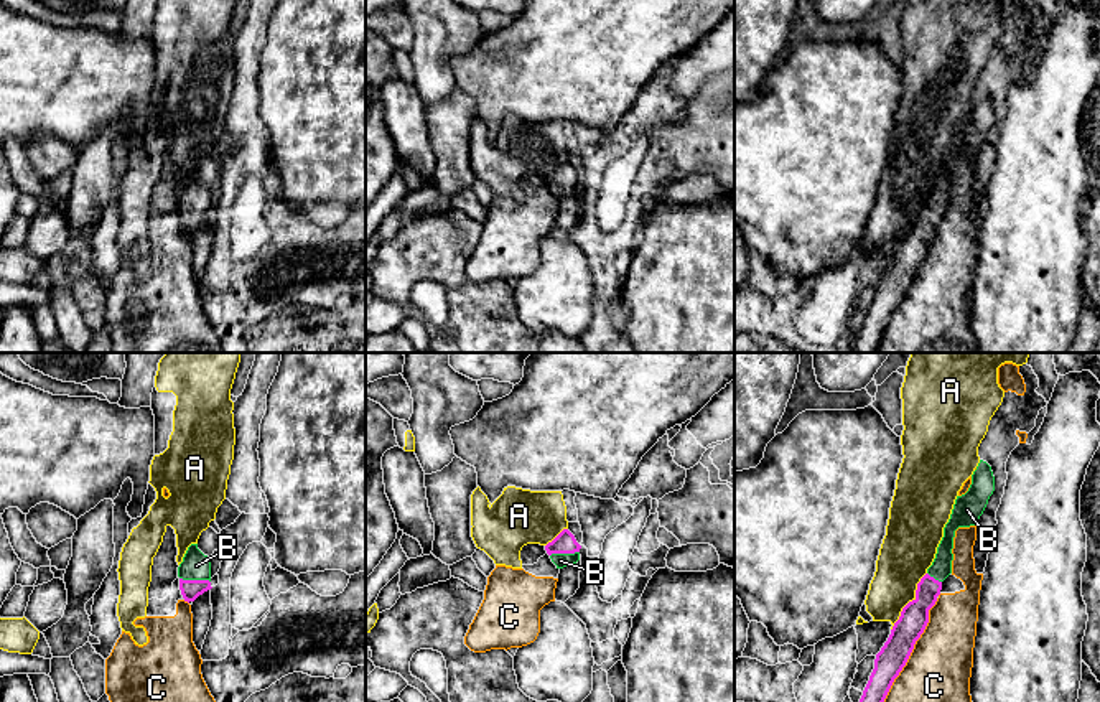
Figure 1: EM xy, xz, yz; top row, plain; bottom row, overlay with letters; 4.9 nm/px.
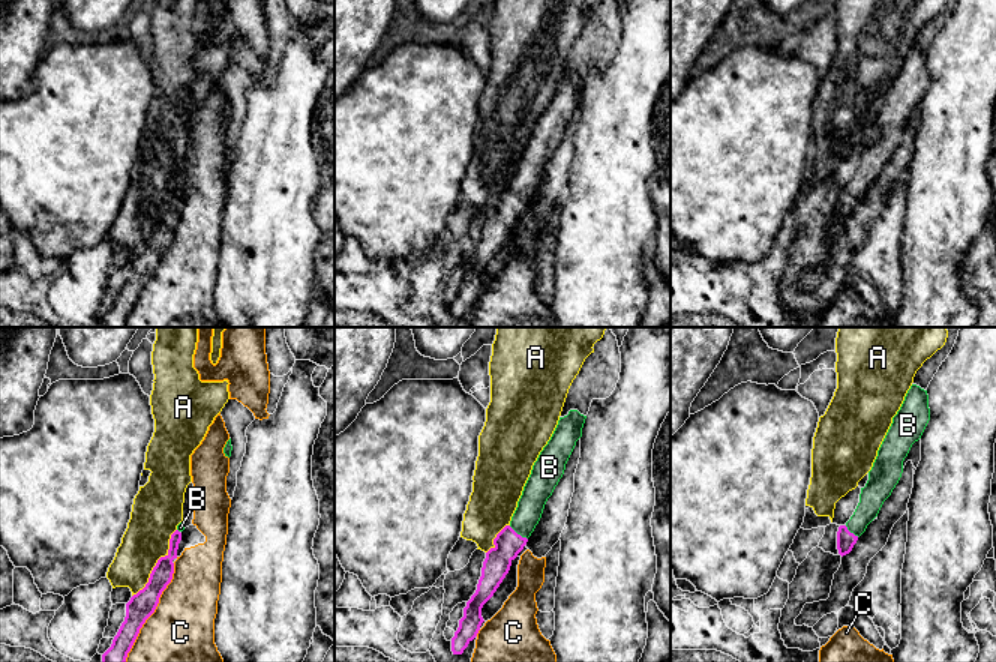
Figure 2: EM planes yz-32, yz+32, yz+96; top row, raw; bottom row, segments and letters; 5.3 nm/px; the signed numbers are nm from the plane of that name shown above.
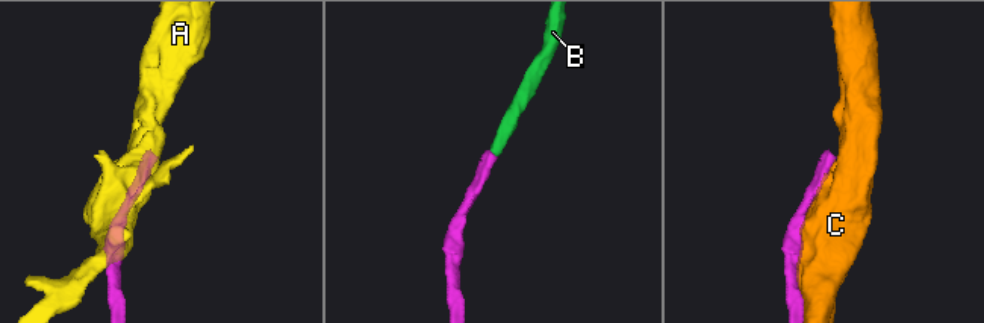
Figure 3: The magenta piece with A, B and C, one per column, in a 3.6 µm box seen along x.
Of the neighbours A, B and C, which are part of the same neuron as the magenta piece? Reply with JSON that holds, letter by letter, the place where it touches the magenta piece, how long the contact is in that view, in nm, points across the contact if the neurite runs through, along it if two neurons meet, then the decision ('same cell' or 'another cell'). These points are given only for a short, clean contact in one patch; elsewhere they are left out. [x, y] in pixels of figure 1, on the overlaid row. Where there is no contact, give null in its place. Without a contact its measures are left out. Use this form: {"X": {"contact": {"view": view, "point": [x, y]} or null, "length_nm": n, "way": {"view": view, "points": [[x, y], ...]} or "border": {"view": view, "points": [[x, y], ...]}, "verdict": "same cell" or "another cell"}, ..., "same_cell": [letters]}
{"A": {"contact": {"view": "yz", "point": [909, 602]}, "length_nm": 340, "verdict": "another cell"}, "B": {"contact": {"view": "xy", "point": [195, 580]}, "length_nm": 150, "way": {"view": "xy", "points": [[190, 589], [195, 580], [196, 566]]}, "verdict": "same cell"}, "C": {"contact": {"view": "yz", "point": [913, 648]}, "length_nm": 550, "verdict": "another cell"}, "same_cell": ["B"]}

